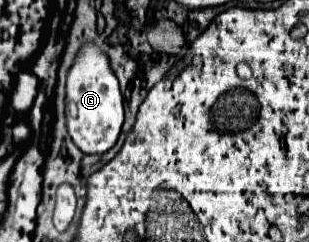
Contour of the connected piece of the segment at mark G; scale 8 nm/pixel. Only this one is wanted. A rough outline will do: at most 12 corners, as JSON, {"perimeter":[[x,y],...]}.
{"perimeter":[[86,44],[68,72],[68,134],[108,152],[124,100],[108,56]]}

